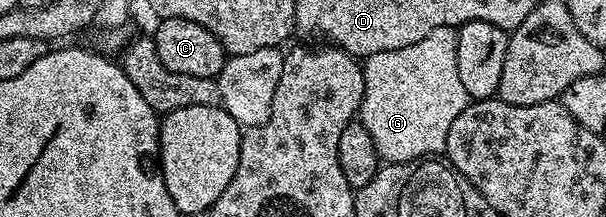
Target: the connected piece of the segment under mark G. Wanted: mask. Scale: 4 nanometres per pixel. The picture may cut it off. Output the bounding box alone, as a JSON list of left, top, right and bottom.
[360,28,468,163]

